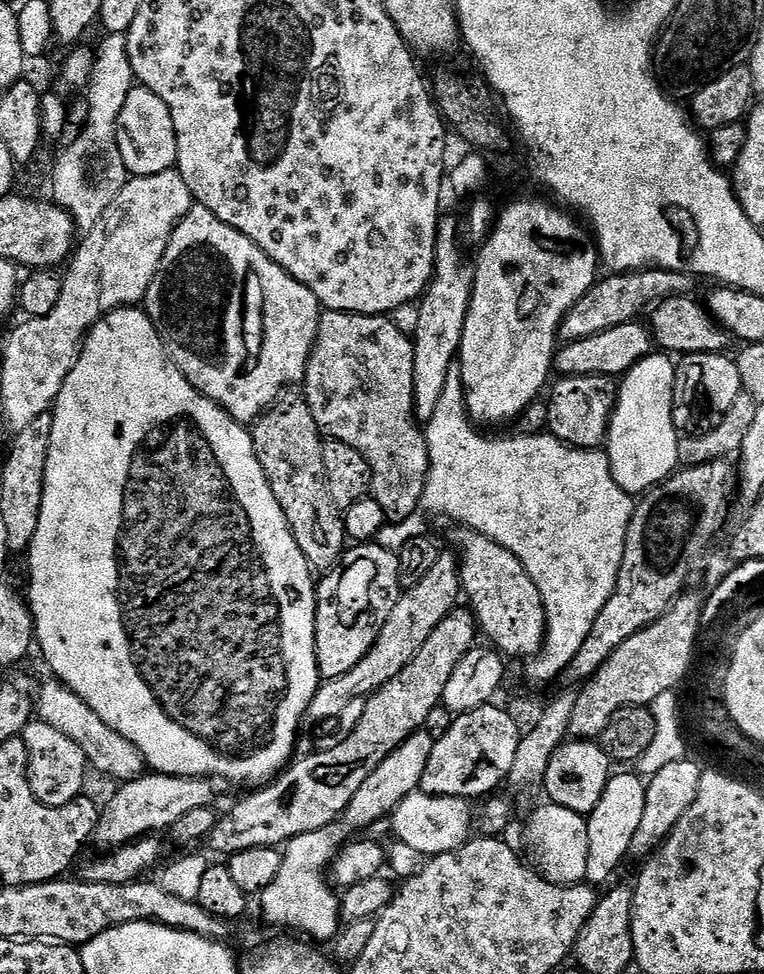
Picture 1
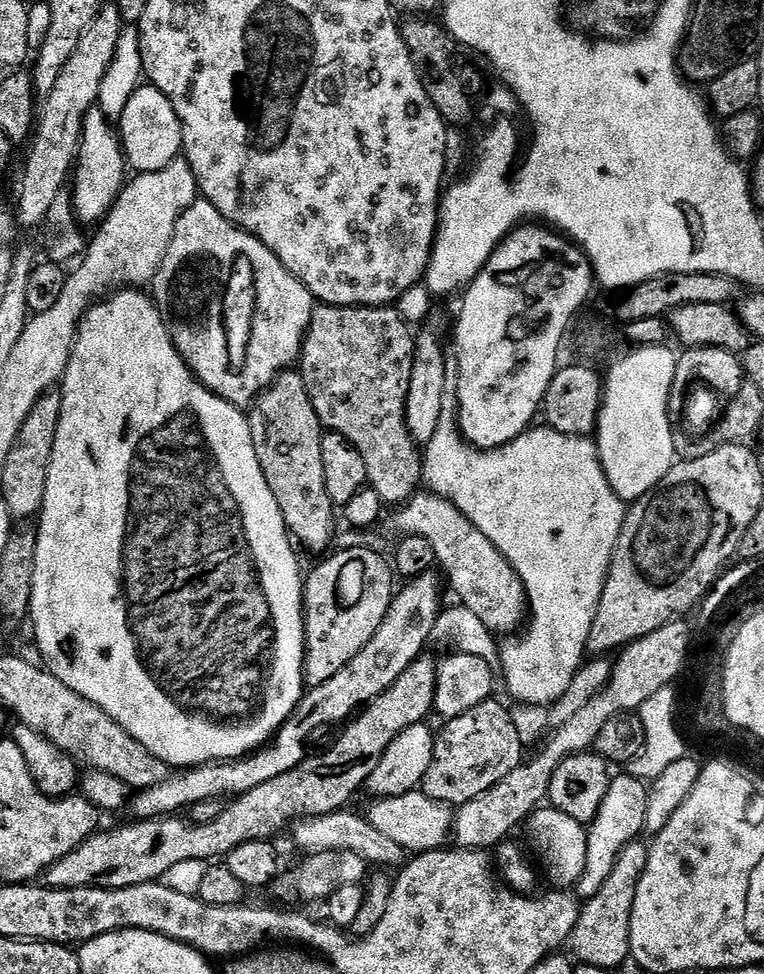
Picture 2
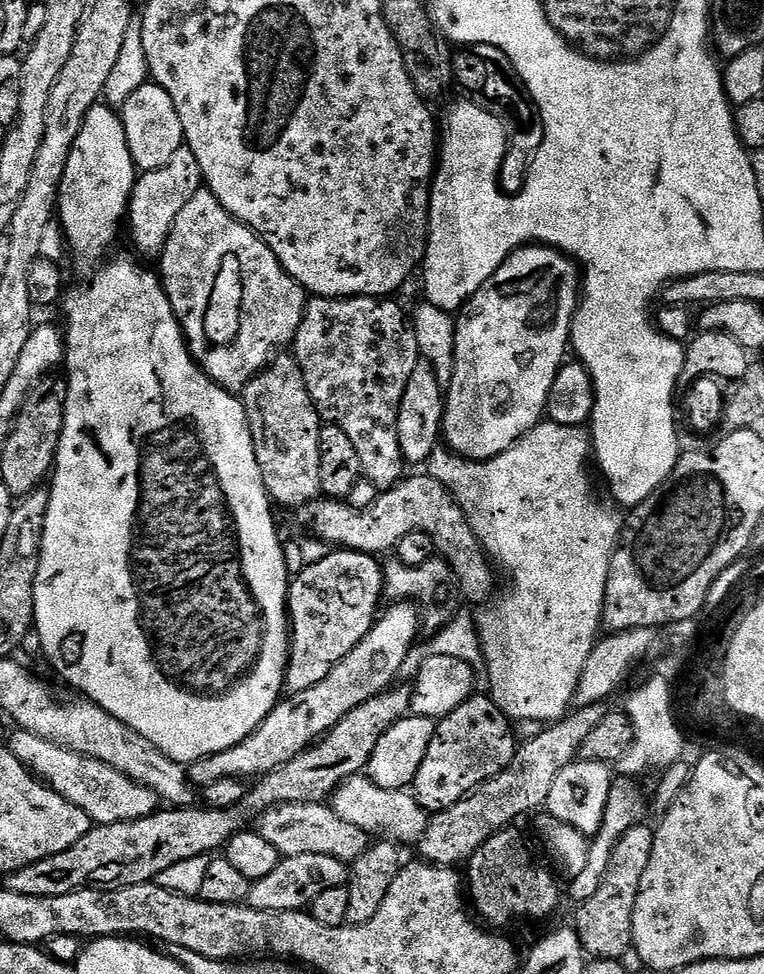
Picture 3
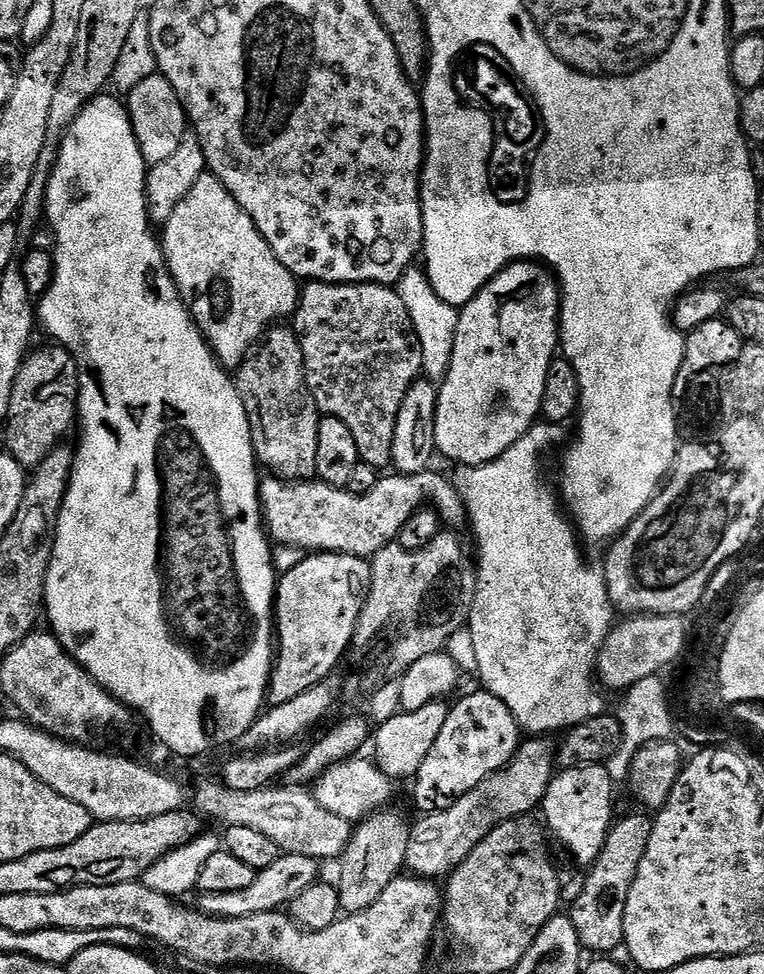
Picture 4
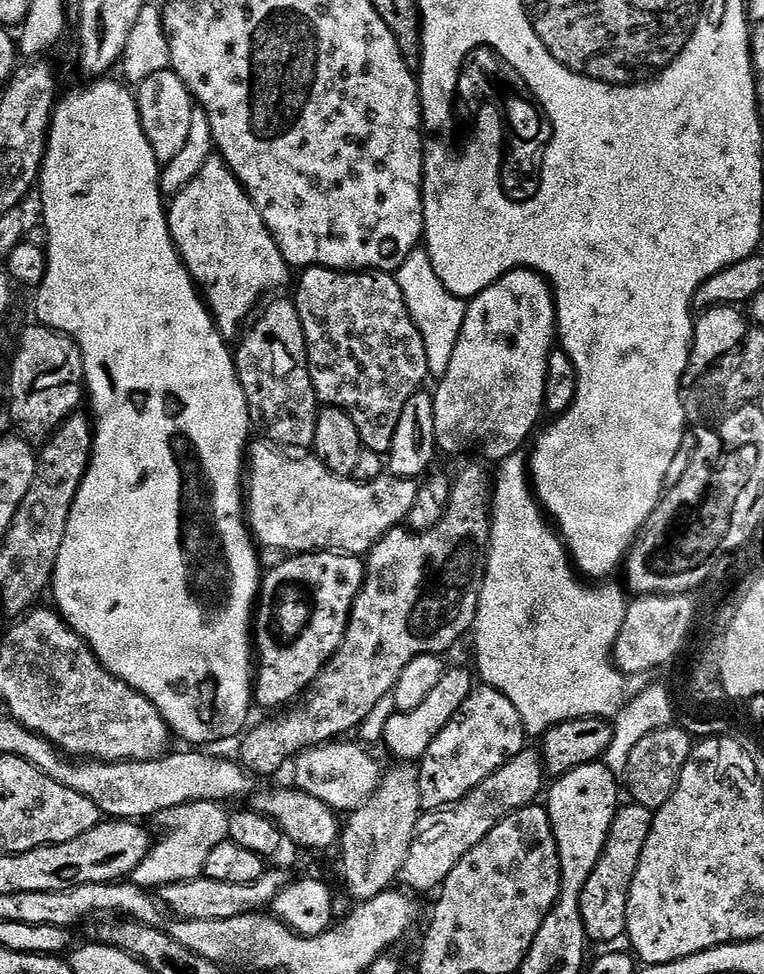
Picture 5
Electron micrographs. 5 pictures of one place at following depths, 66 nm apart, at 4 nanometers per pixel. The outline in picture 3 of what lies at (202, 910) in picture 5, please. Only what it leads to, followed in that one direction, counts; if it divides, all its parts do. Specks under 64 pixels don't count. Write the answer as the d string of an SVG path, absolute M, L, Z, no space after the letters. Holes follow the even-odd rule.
M300 854L297 857L285 856L280 864L266 878L252 881L252 889L246 901L247 907L254 910L274 910L295 912L307 909L322 890L343 888L350 879L350 868L345 861L330 854Z

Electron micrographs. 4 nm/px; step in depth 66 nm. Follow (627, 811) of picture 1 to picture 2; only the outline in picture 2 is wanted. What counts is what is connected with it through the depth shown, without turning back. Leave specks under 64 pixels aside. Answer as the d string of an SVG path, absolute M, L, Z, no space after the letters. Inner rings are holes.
M621 774L613 775L609 779L606 798L602 798L598 814L592 819L591 824L587 825L586 868L574 887L577 897L587 898L598 894L598 890L602 890L602 882L610 878L610 870L614 870L614 862L618 862L622 850L626 850L626 846L644 832L648 790L649 785L638 777Z

